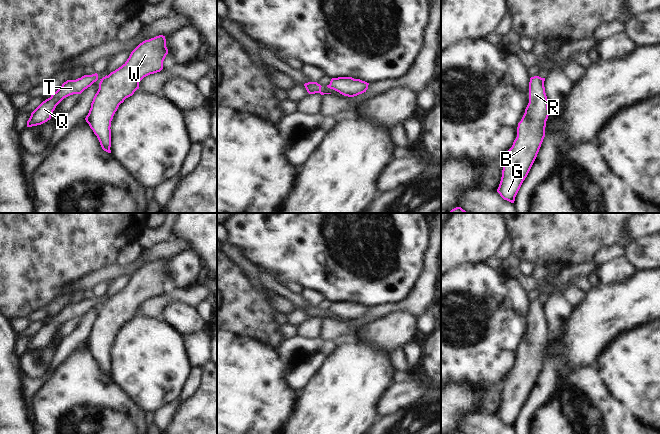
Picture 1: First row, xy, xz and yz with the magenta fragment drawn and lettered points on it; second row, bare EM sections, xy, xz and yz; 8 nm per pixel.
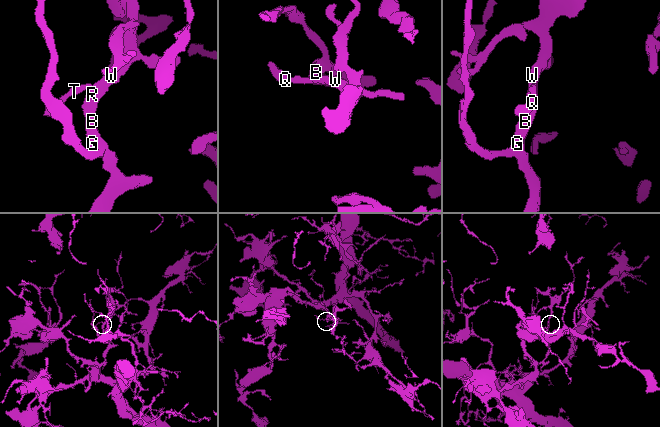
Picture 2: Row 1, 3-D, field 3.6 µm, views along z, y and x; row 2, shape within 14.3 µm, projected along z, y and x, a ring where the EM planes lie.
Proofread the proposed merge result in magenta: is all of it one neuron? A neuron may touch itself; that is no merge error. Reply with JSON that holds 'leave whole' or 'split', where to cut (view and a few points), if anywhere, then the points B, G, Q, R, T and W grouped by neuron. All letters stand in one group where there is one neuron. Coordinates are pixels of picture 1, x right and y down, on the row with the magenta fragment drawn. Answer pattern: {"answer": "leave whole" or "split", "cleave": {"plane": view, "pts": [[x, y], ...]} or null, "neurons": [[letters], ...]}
{"answer": "split", "cleave": {"plane": "xy", "pts": [[107, 76], [101, 80]]}, "neurons": [["B", "G", "R", "W"], ["Q", "T"]]}

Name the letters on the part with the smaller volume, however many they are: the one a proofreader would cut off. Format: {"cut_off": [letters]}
{"cut_off": ["Q", "T"]}

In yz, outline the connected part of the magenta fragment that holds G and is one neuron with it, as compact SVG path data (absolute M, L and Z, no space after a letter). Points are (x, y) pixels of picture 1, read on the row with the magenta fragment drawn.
M539 76L531 77L529 103L518 123L517 137L504 157L502 177L497 189L504 200L514 203L545 137L548 116L548 100L544 81Z

